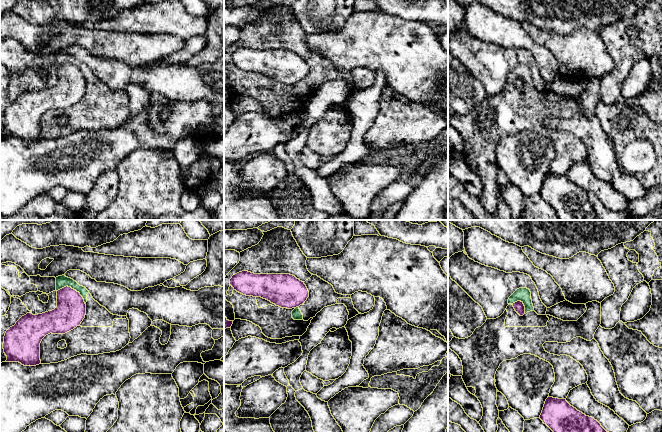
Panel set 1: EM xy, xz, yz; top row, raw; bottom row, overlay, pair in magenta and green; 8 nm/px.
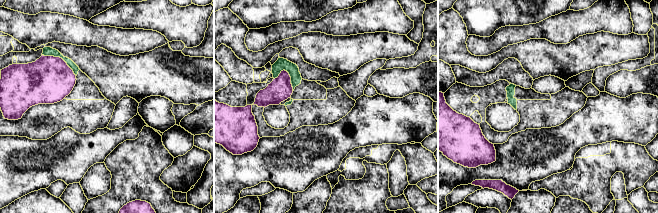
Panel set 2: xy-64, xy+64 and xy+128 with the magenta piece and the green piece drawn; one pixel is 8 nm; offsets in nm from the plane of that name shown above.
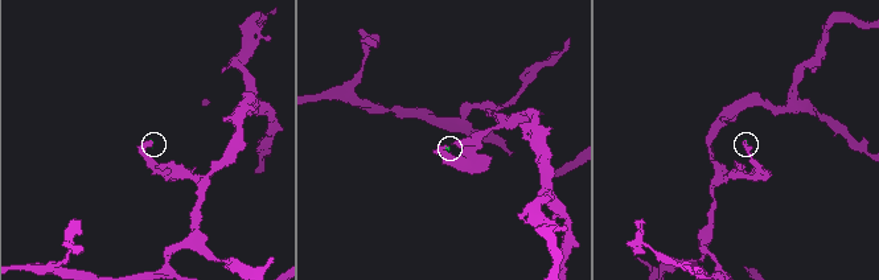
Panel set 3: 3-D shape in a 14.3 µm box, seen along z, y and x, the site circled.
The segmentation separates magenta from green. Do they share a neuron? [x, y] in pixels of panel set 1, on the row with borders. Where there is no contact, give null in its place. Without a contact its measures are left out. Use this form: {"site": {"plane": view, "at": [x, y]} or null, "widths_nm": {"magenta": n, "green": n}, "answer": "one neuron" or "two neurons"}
{"site": {"plane": "xy", "at": [73, 289]}, "widths_nm": {"magenta": 240, "green": 100}, "answer": "two neurons"}

